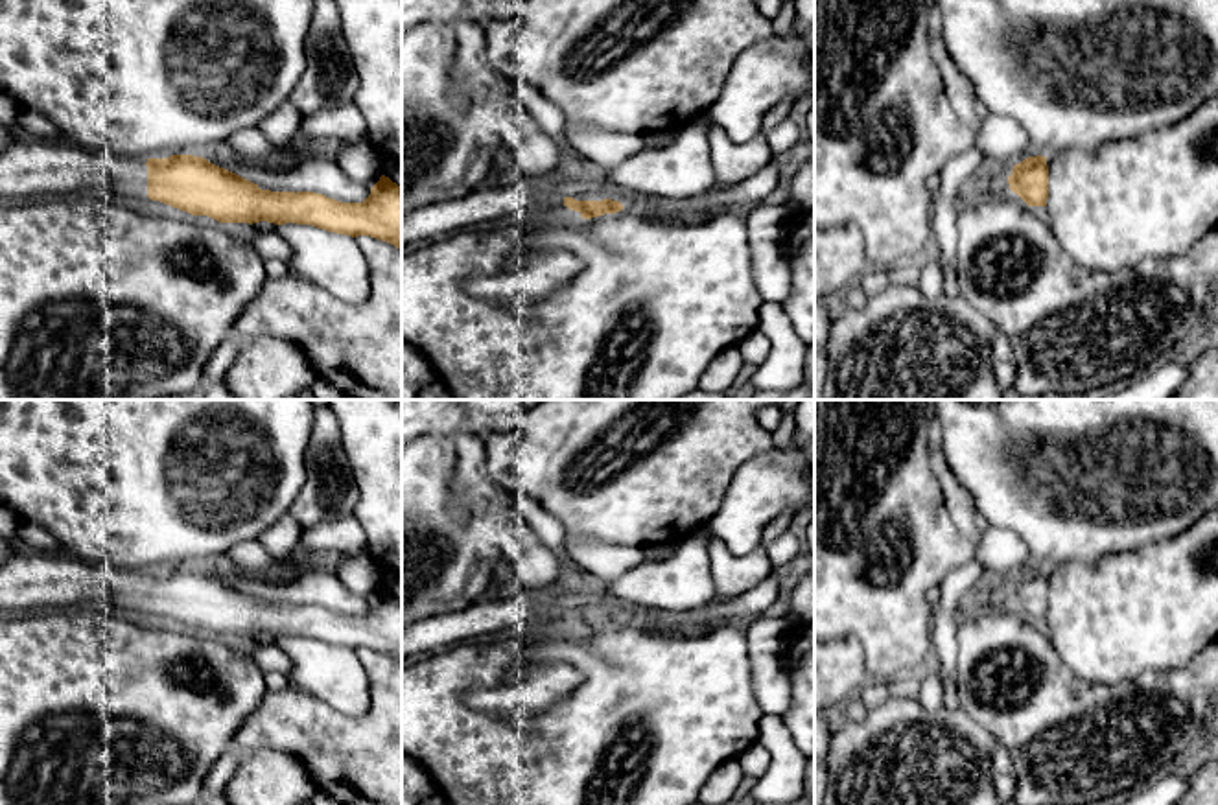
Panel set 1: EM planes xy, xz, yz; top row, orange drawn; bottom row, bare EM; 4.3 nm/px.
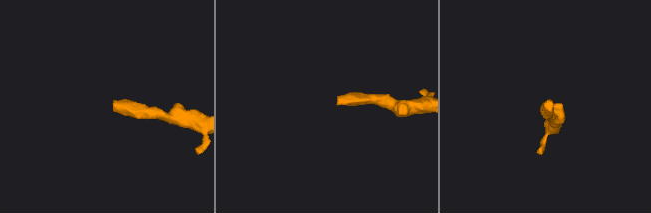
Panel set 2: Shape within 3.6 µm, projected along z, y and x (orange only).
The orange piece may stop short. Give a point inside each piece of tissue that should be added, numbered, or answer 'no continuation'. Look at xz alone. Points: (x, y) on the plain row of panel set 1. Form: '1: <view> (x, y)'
1: xz (516, 612)

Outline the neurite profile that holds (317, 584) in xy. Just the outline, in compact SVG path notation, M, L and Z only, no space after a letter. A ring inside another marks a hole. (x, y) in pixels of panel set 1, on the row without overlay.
M195 564L208 575L225 580L262 602L271 604L315 604L341 615L363 615L370 601L354 595L335 575L330 564L311 564L302 571L273 580L269 577L245 577L221 564Z

